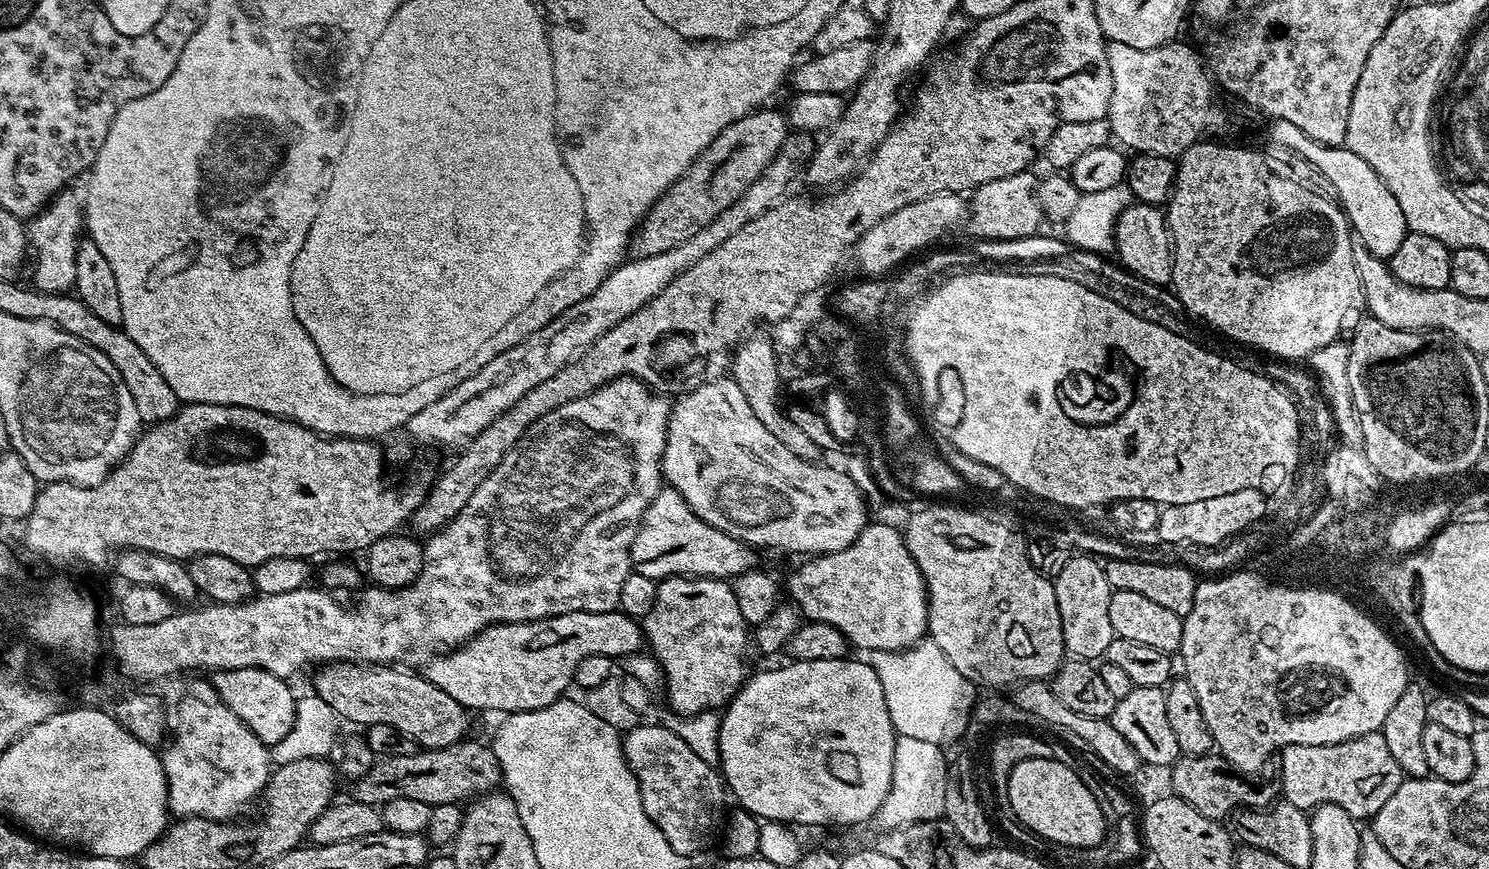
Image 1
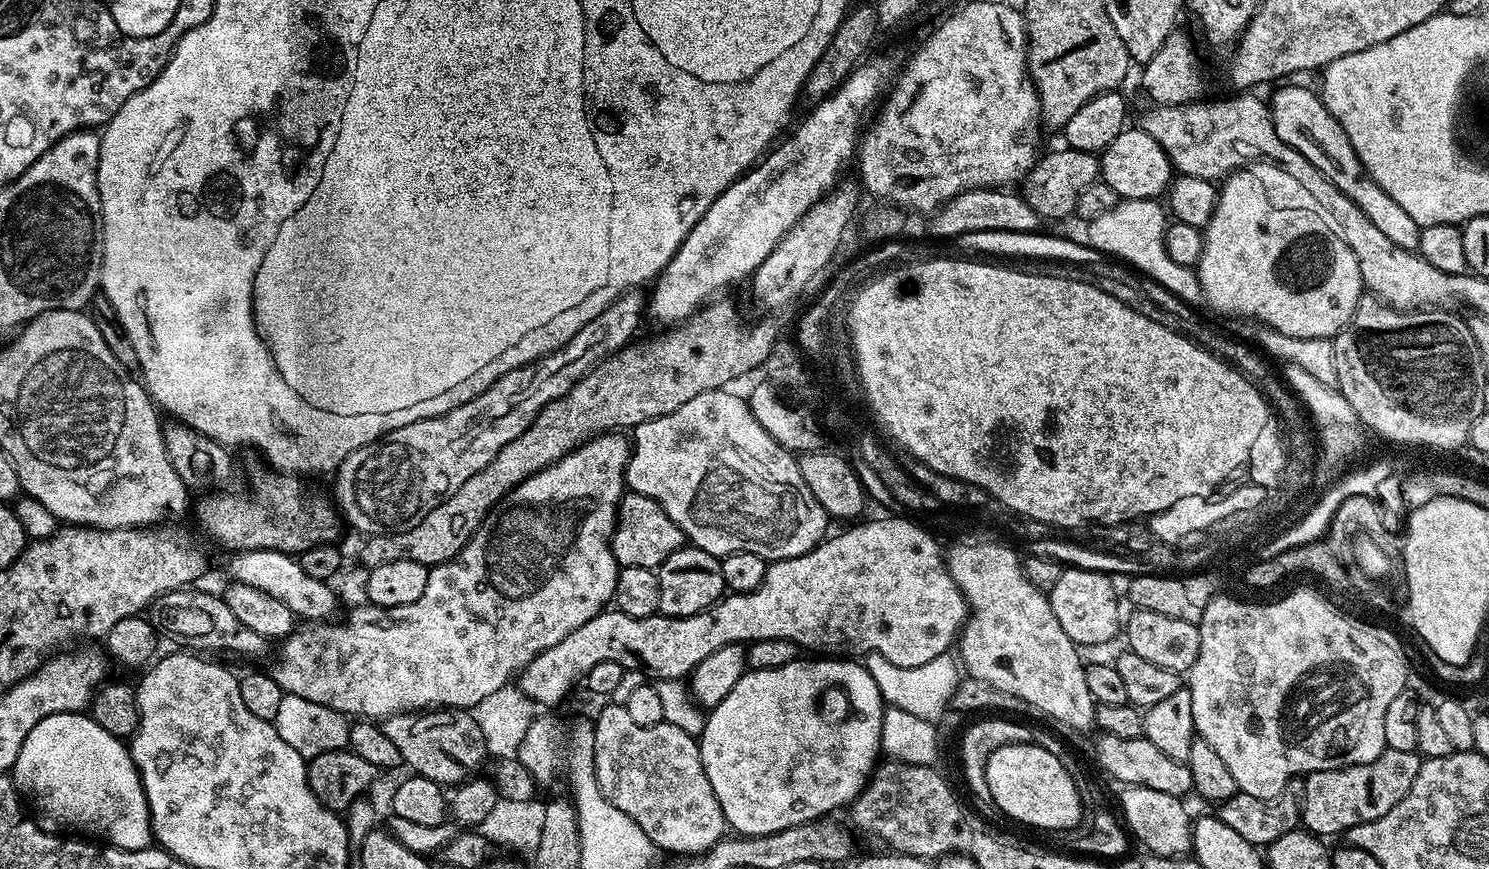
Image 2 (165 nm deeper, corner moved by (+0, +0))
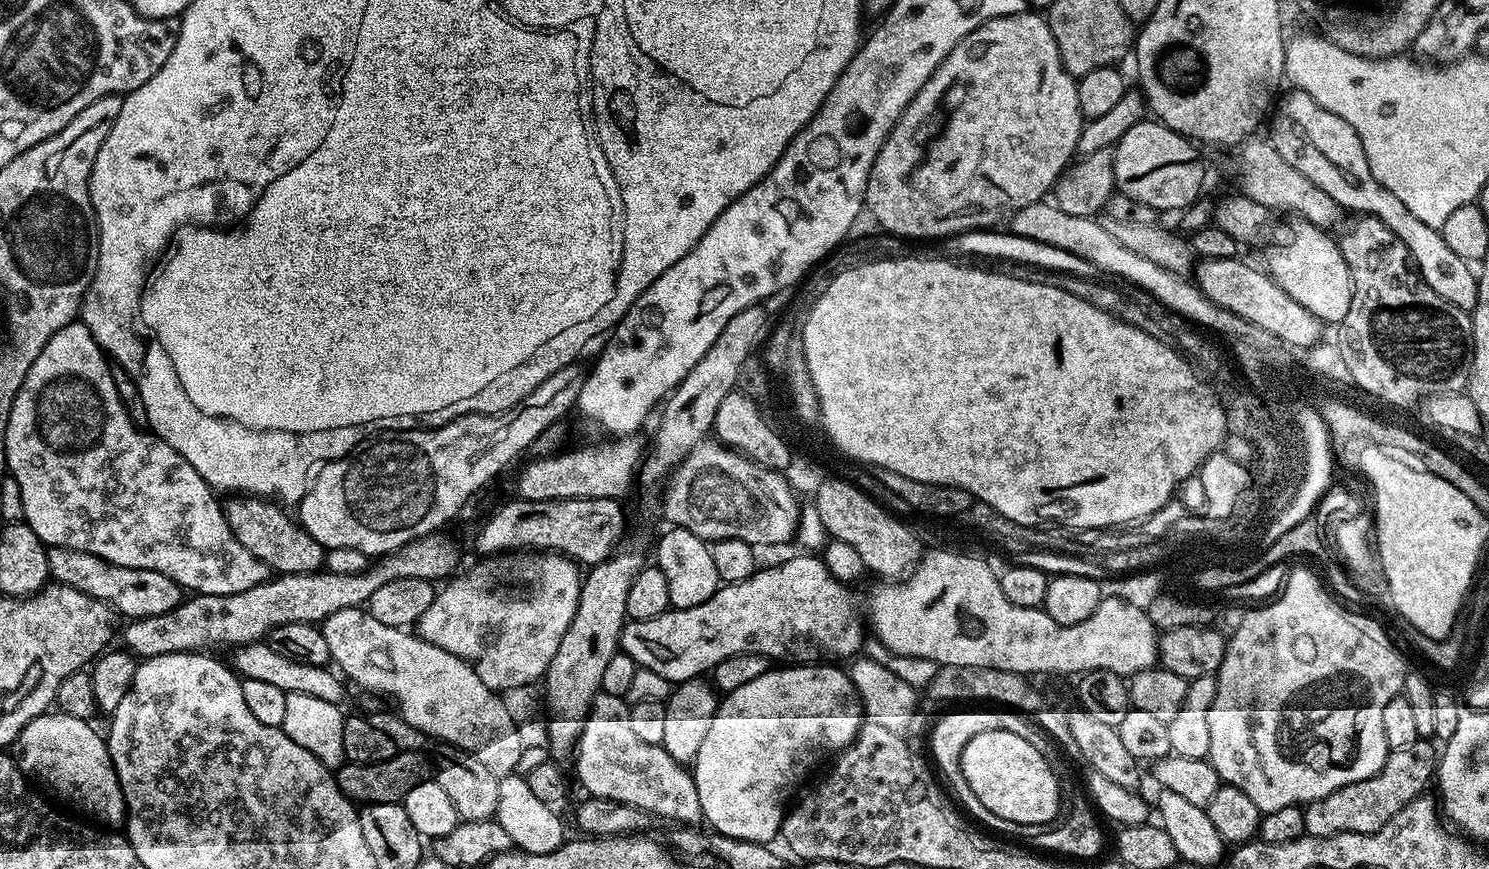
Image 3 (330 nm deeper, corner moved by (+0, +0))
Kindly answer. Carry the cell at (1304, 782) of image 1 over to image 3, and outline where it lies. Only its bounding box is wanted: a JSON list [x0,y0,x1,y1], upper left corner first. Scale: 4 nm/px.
[1303,738,1438,838]

